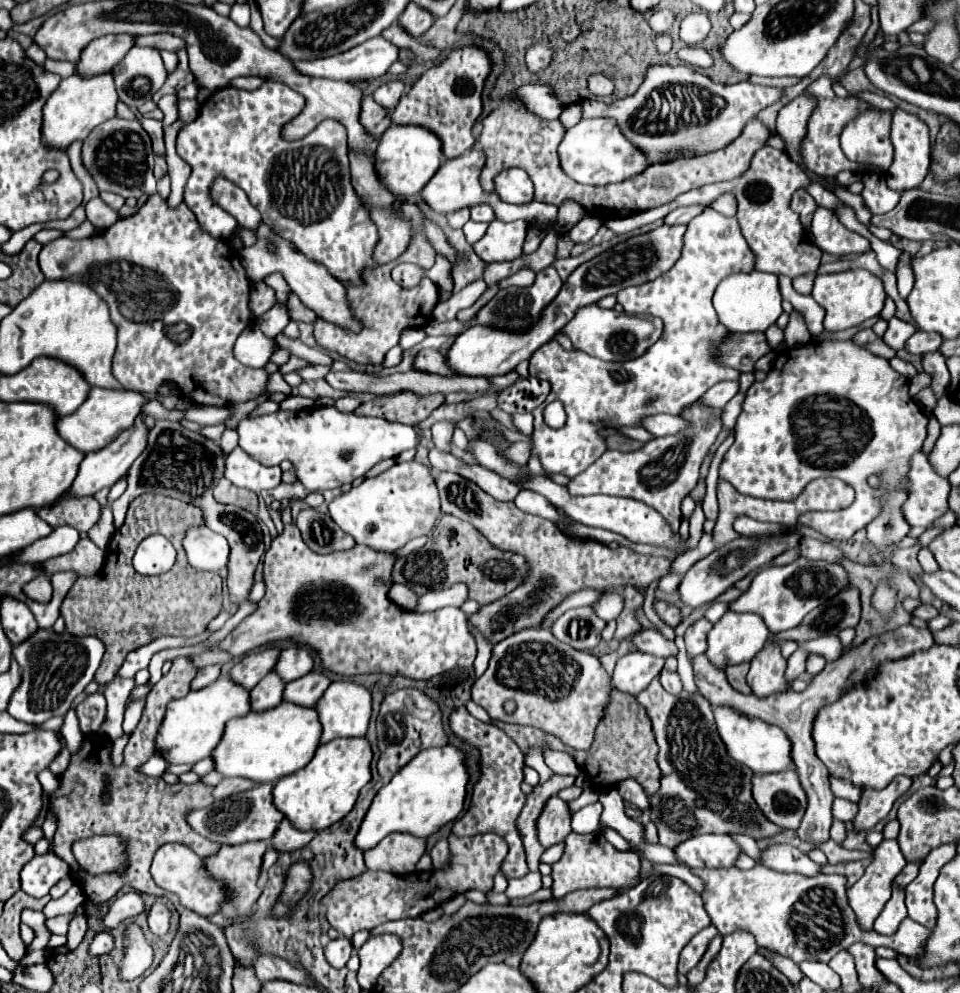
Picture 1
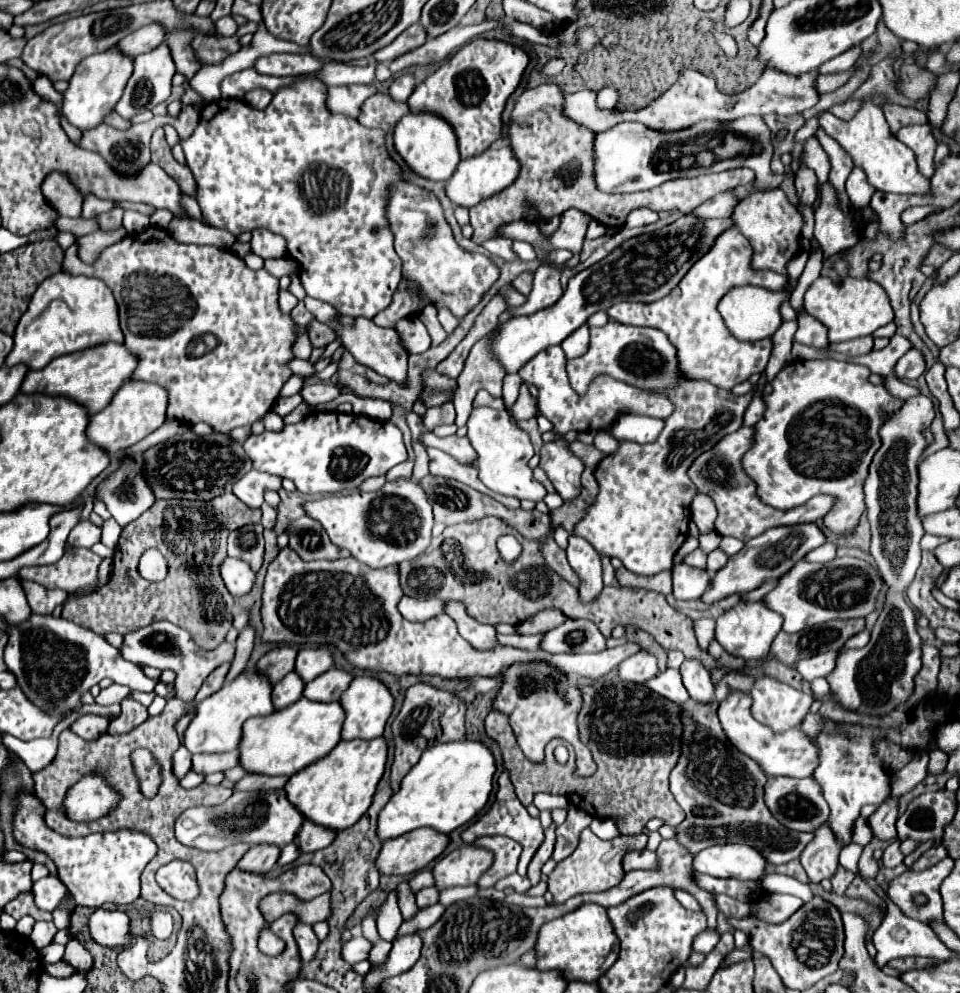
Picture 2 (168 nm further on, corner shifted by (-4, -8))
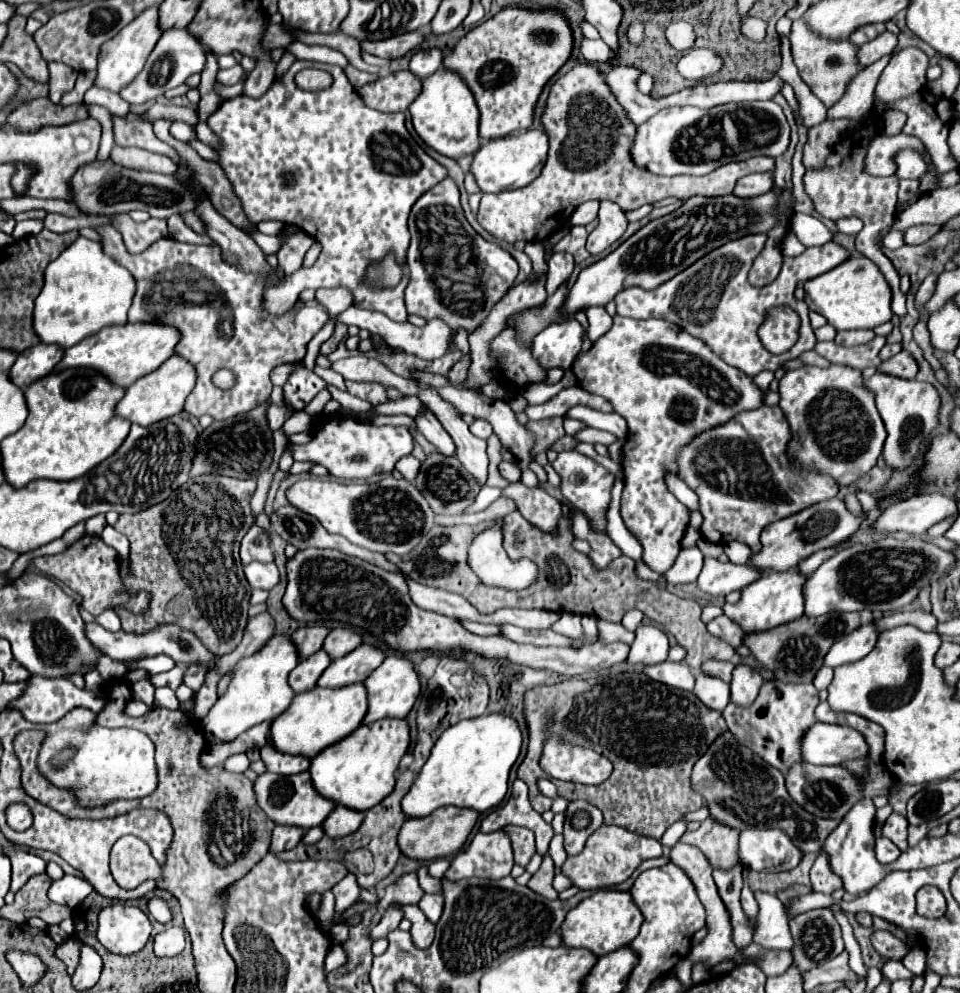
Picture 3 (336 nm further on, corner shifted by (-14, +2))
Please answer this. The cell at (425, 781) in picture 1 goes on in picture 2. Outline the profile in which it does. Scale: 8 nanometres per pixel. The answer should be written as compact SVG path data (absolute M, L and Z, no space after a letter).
M465 739L427 749L419 763L405 775L399 791L381 809L377 819L377 837L387 841L417 827L433 827L435 831L449 835L485 807L493 789L493 773L495 759L483 743Z

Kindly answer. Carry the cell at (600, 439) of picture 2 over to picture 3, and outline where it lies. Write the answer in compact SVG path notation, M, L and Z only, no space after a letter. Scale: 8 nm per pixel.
M585 427L585 433L583 433L583 429L581 429L581 431L575 435L575 439L577 439L577 441L585 441L585 443L603 443L603 445L609 445L609 443L613 443L617 437L611 435L611 433L605 433L605 431L597 431L597 429Z

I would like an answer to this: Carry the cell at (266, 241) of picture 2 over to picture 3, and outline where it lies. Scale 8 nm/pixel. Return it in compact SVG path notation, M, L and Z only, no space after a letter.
M295 233L291 237L285 239L277 259L279 259L279 267L285 275L295 273L301 265L303 265L303 257L307 253L307 249L313 245L313 237L307 233Z

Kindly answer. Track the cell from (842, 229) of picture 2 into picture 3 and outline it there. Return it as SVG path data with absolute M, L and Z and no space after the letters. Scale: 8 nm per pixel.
M847 217L847 219L837 221L837 229L847 235L857 235L861 231L861 227L863 227L863 223L857 217Z

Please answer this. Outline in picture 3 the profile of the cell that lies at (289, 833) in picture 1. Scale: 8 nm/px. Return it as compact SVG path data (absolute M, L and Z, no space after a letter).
M337 805L333 809L333 813L325 819L323 829L325 829L325 835L329 835L329 837L345 837L345 835L351 835L353 831L357 831L361 827L363 819L365 819L363 811L351 811L349 807Z

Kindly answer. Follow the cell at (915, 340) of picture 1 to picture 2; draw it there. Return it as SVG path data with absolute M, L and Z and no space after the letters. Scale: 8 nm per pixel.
M909 349L899 363L895 365L895 375L905 377L905 379L917 379L925 371L925 357L919 349Z

